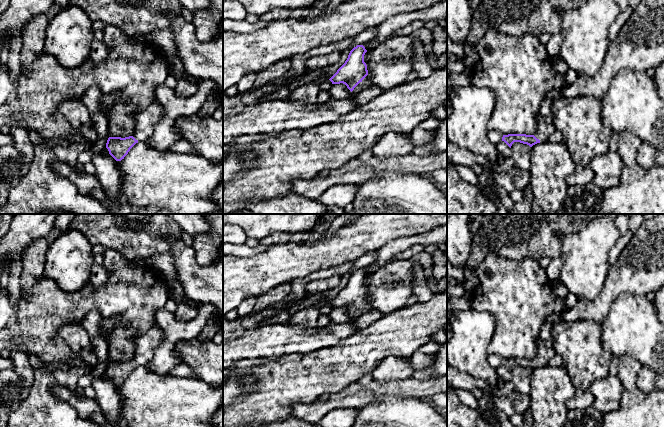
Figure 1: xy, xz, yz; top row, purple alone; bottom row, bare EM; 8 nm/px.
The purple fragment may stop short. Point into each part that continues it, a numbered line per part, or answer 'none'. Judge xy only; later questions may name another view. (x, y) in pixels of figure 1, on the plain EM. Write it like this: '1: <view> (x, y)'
1: xy (146, 343)

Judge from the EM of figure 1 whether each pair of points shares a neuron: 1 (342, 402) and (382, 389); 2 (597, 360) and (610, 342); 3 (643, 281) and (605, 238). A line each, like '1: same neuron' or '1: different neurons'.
1: same neuron
2: different neurons
3: different neurons

